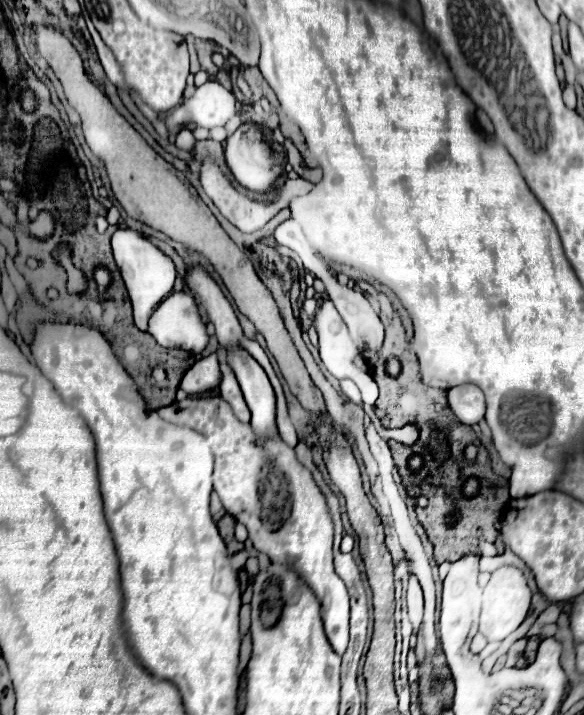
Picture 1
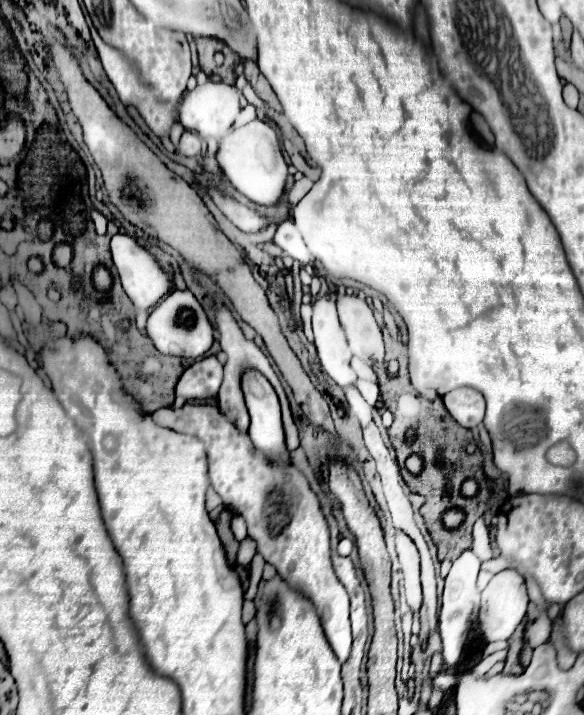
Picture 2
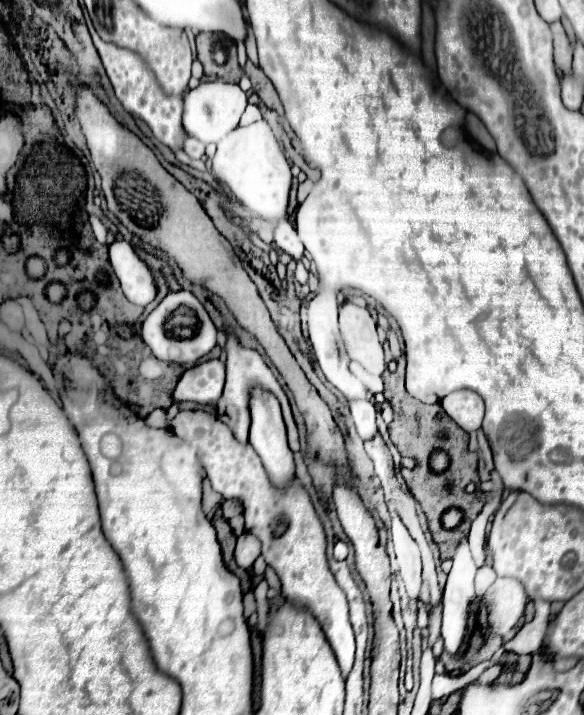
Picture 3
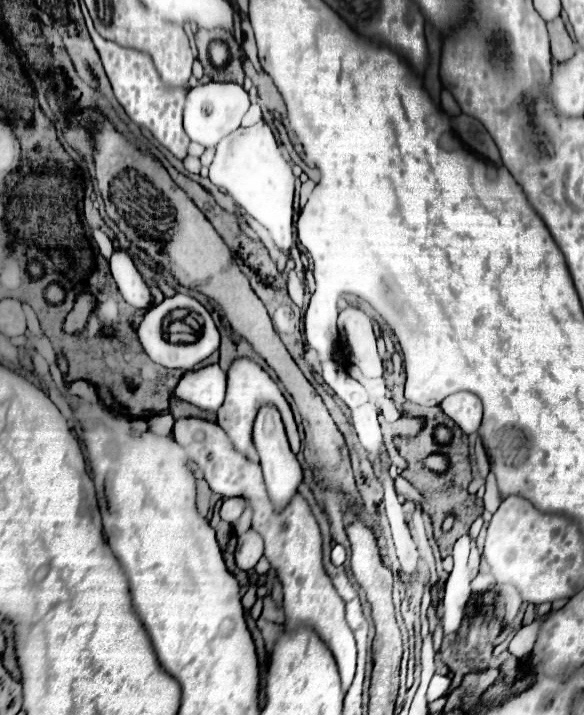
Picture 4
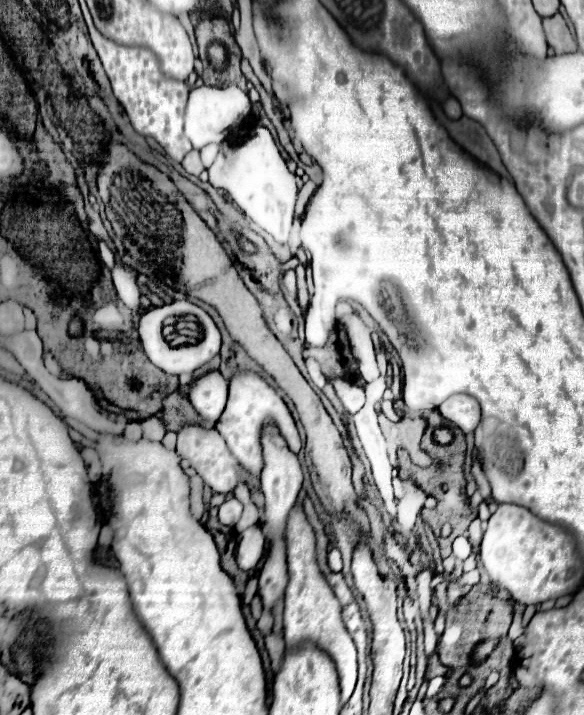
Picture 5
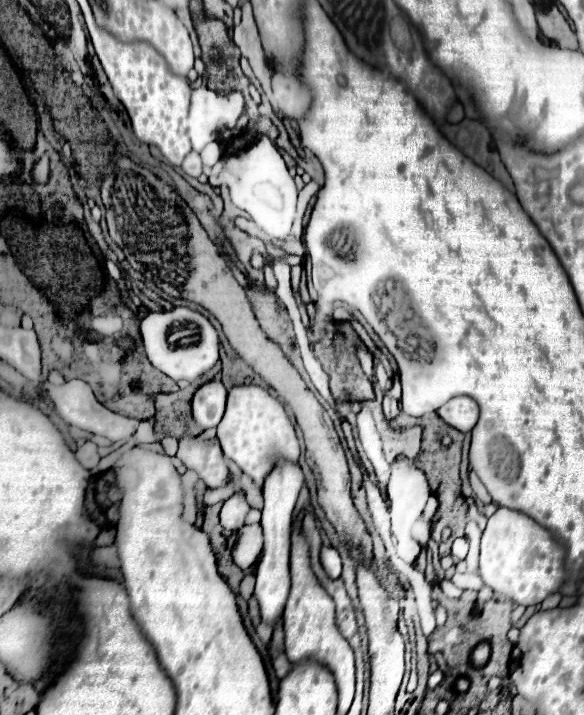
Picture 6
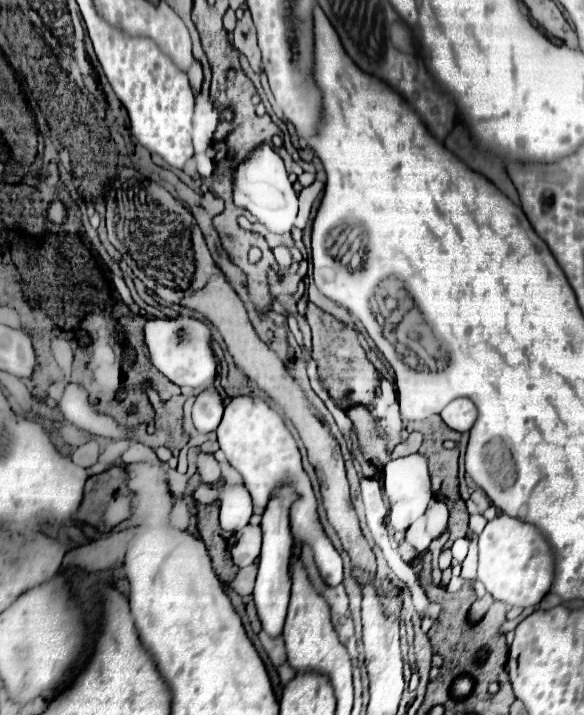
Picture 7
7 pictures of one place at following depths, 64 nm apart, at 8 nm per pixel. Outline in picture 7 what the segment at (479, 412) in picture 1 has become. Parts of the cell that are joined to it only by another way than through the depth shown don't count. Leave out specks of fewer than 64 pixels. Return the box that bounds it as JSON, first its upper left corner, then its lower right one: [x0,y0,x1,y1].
[442,398,476,432]

